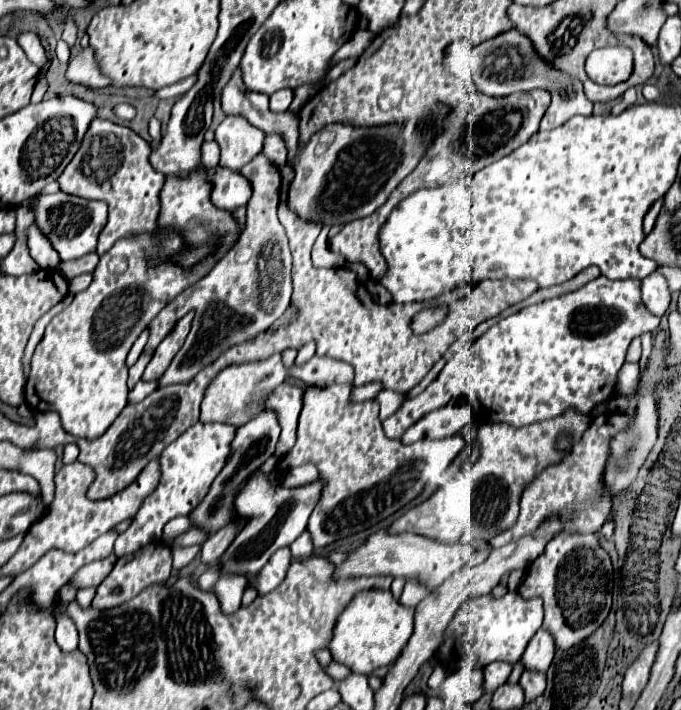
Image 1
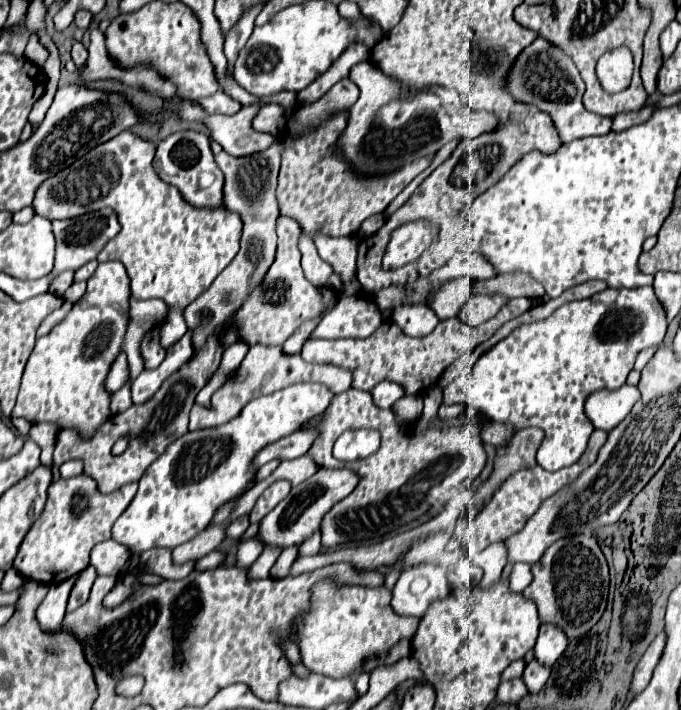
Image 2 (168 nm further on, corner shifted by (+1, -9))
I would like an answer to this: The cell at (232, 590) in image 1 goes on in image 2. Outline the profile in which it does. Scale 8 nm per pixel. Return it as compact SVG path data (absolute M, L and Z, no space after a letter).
M265 548L263 554L249 566L249 576L251 578L267 578L271 566L275 564L275 560L279 558L281 548Z

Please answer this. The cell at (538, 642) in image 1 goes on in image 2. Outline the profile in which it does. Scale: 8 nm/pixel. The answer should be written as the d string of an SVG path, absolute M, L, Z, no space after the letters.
M541 624L539 638L535 644L535 658L547 666L551 666L567 648L567 636L559 632L553 624Z

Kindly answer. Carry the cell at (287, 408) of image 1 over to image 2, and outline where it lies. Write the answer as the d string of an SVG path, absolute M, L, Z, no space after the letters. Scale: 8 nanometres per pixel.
M293 384L251 400L239 416L227 424L187 432L177 438L141 476L139 490L115 522L111 538L131 548L135 558L151 548L175 548L191 540L199 530L209 526L223 504L243 496L255 486L255 454L267 444L299 430L305 420L323 414L331 400L333 392L323 384Z

